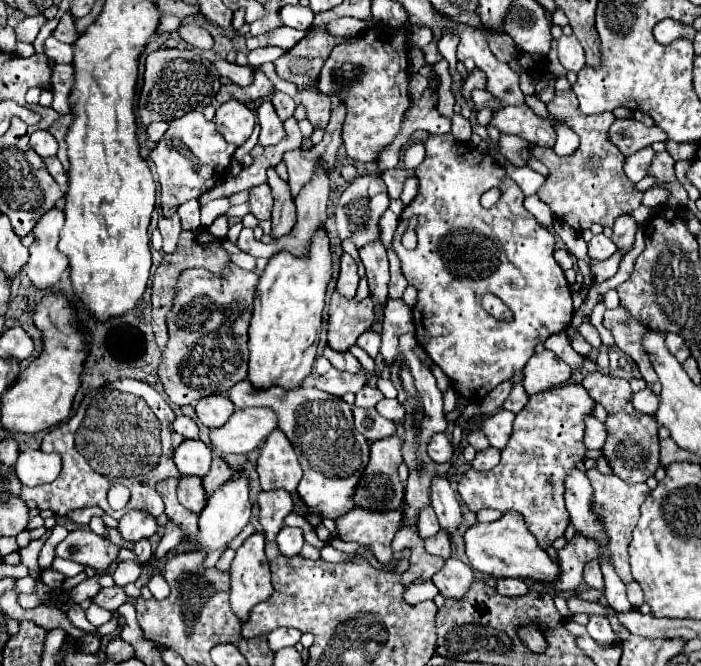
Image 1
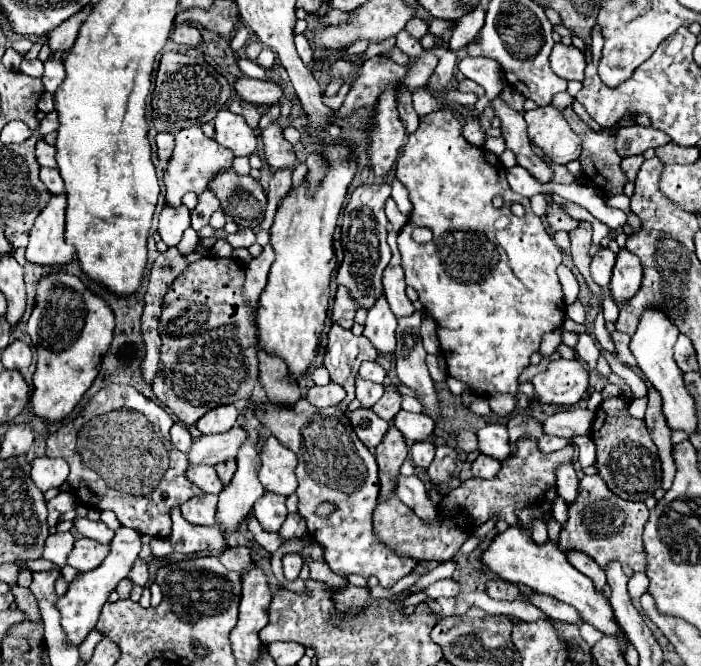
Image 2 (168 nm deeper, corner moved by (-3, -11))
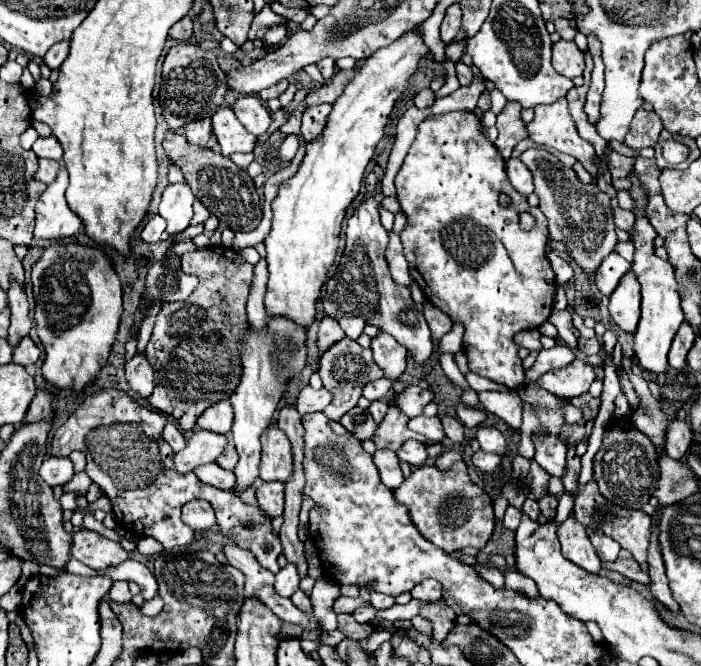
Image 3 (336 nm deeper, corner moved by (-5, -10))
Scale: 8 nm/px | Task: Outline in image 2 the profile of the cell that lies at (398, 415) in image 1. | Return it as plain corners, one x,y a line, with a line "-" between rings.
397,412
393,418
393,426
409,440
409,442
421,442
433,434
435,422
425,414
413,414
413,412

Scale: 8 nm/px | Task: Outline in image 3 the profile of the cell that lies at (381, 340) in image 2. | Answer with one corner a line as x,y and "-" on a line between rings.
379,333
379,337
375,337
371,341
371,349
373,349
373,359
383,369
385,377
391,381
397,381
405,371
407,349
403,345
399,345
387,333

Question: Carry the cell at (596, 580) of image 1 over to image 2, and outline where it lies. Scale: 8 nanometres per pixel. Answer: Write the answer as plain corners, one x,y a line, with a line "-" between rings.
569,552
569,554
567,554
567,560
569,560
577,570
581,570
585,576
589,576
589,578
593,580
597,592
603,592
603,588
607,586
607,576
605,576
605,572
603,572
589,556
585,556
585,554
581,554
581,552

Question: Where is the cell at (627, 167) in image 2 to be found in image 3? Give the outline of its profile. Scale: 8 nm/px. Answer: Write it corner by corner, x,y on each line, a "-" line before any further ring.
611,151
607,155
607,165
609,165
609,171
613,177
627,177
629,169
633,167
635,159
633,157
627,157
627,155
621,155
617,151

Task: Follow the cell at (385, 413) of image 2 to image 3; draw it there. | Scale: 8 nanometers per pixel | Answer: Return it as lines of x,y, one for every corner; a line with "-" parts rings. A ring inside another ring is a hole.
419,385
407,387
401,395
395,397
395,405
399,405
399,409
409,415
409,417
417,417
423,413
425,405
433,401
433,391
429,389
421,389
-
431,393
431,395
429,395

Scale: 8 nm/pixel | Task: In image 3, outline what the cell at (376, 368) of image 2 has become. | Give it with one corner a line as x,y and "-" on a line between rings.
379,379
379,381
373,381
373,383
369,383
369,385
365,385
365,389
363,389
363,397
367,397
369,401
381,401
381,399
385,399
389,393
391,393
391,381
389,379

